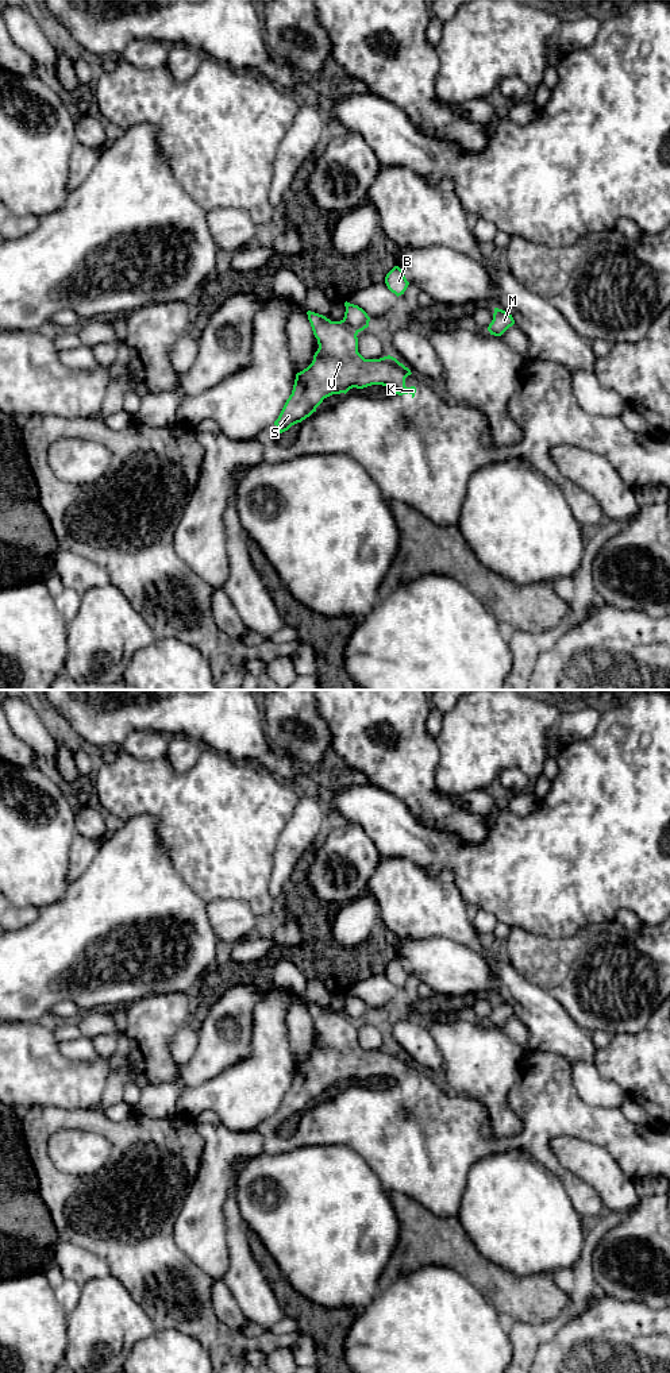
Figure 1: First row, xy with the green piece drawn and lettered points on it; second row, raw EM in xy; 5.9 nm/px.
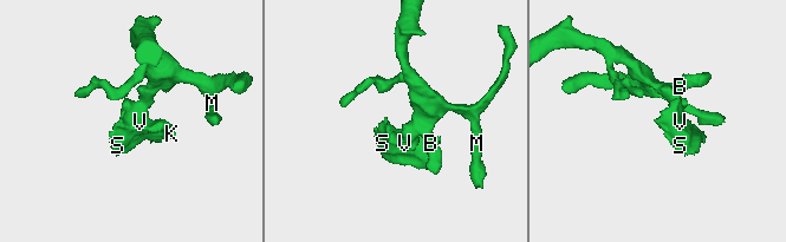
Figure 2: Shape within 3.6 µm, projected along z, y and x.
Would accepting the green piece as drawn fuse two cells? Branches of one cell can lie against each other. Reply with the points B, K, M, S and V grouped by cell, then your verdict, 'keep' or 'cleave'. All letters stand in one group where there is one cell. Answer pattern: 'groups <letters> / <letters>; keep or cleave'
groups B M / K S V; cleave

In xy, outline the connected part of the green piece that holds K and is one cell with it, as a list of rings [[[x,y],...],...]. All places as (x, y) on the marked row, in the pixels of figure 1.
[[[311,311],[307,315],[319,348],[313,355],[312,363],[296,374],[292,394],[274,421],[274,425],[278,427],[278,433],[309,417],[324,398],[332,394],[346,394],[353,387],[363,389],[371,385],[392,386],[398,396],[409,393],[412,398],[415,397],[416,387],[405,386],[405,378],[412,373],[396,358],[388,355],[380,359],[365,359],[358,352],[358,332],[353,331],[343,320],[331,321],[326,316]]]

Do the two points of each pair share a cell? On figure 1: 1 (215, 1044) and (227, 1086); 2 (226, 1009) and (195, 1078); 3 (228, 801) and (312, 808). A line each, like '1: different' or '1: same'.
1: different
2: same
3: different

